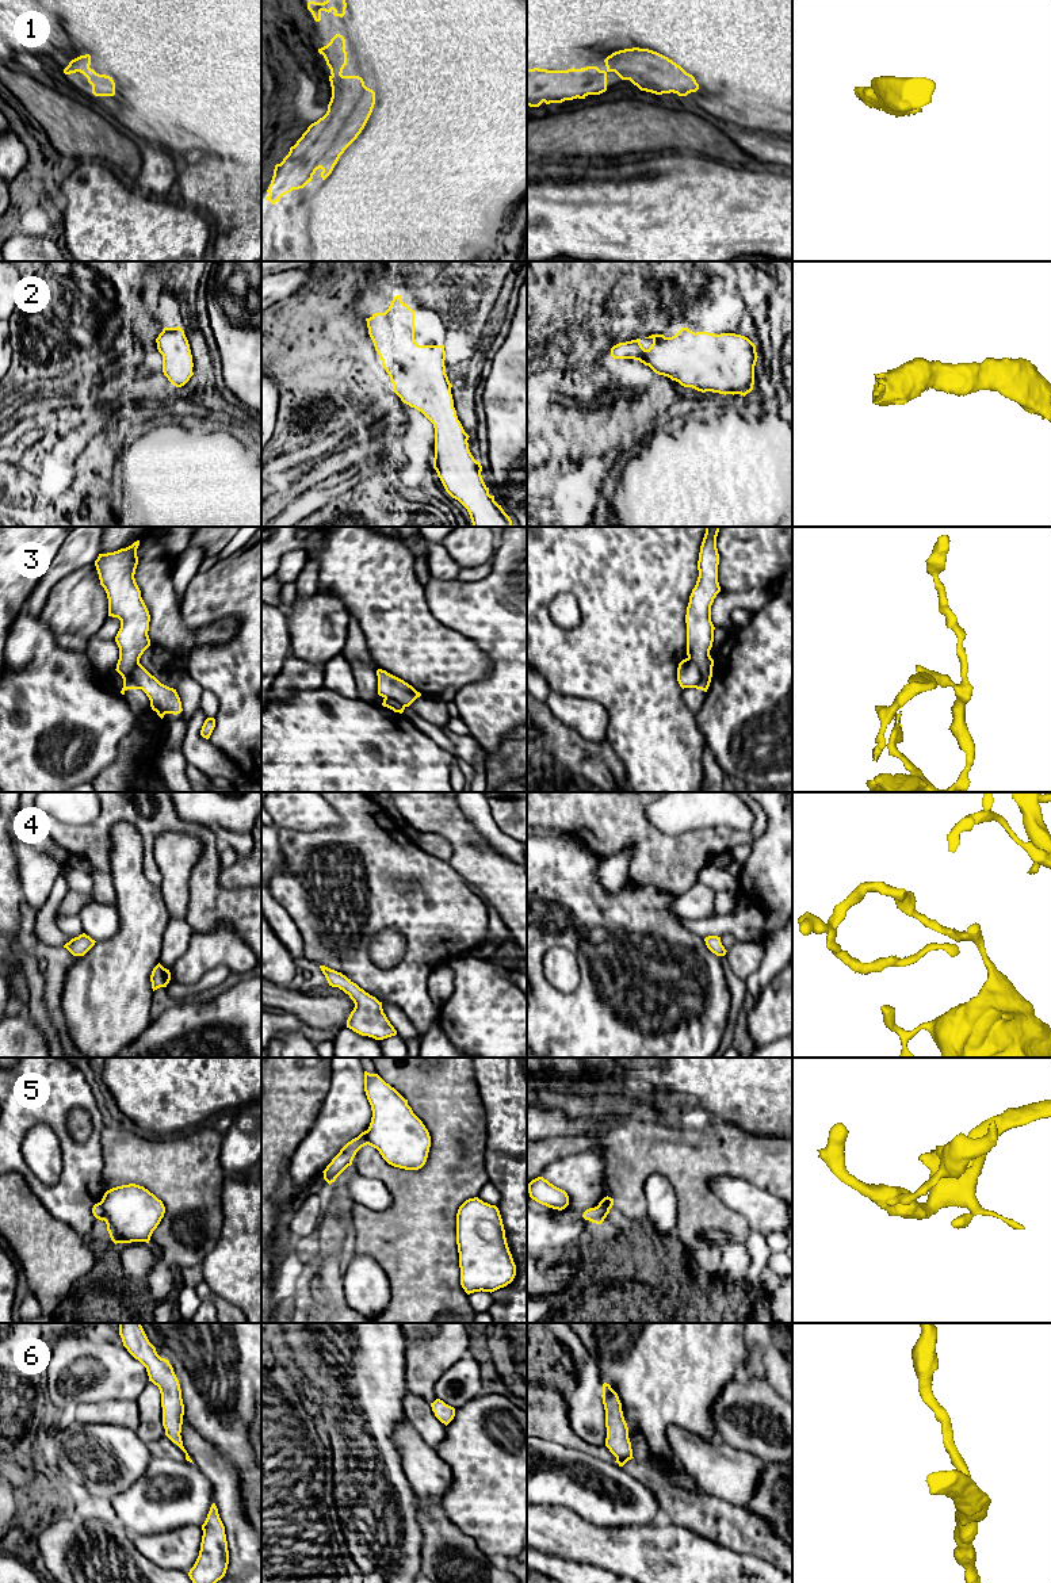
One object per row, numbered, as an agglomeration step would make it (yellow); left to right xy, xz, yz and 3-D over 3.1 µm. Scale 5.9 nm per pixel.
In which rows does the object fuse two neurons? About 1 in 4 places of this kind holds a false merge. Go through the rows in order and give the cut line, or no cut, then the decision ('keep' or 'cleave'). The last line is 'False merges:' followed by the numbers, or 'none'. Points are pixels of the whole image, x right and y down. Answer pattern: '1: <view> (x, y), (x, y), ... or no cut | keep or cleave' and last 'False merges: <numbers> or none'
1: no cut | keep
2: no cut | keep
3: yz (688, 657), (700, 673), (700, 680), (695, 687) | cleave
4: no cut | keep
5: xy (100, 1201), (104, 1209), (104, 1219) | cleave
6: no cut | keep
False merges: 3, 5

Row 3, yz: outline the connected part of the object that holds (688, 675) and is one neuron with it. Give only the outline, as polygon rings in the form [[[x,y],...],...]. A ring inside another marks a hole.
[[[685,658],[679,664],[677,681],[683,689],[695,688],[699,684],[700,677],[702,673],[692,659]]]

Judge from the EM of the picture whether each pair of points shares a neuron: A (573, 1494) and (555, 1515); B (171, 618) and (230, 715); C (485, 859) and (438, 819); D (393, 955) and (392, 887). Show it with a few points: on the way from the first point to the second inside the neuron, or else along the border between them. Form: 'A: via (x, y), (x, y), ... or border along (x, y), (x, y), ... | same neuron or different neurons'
A: border along (541, 1505), (566, 1506), (589, 1522) | different neurons
B: border along (222, 643), (198, 645), (187, 658) | different neurons
C: via (473, 852), (450, 829) | same neuron
D: border along (370, 939), (397, 930), (405, 940), (401, 962) | different neurons

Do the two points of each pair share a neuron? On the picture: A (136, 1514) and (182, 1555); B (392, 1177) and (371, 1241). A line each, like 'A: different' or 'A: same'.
A: different
B: same

